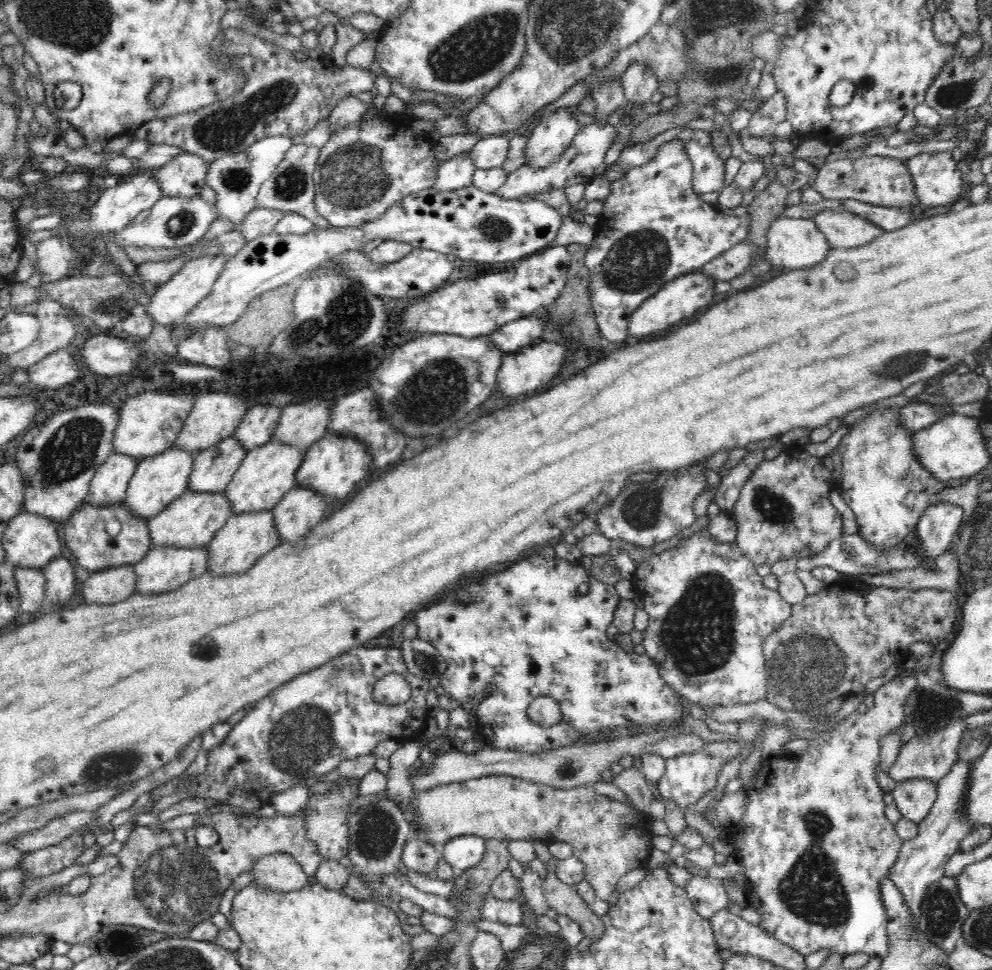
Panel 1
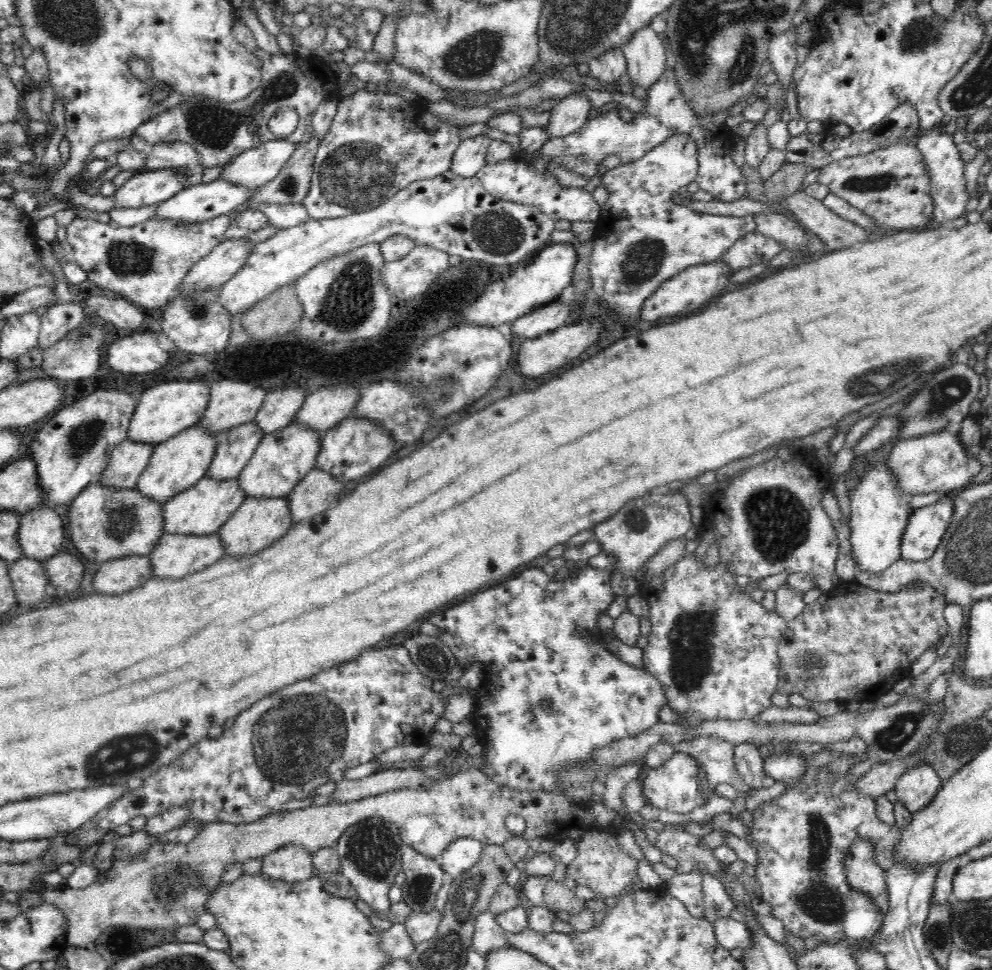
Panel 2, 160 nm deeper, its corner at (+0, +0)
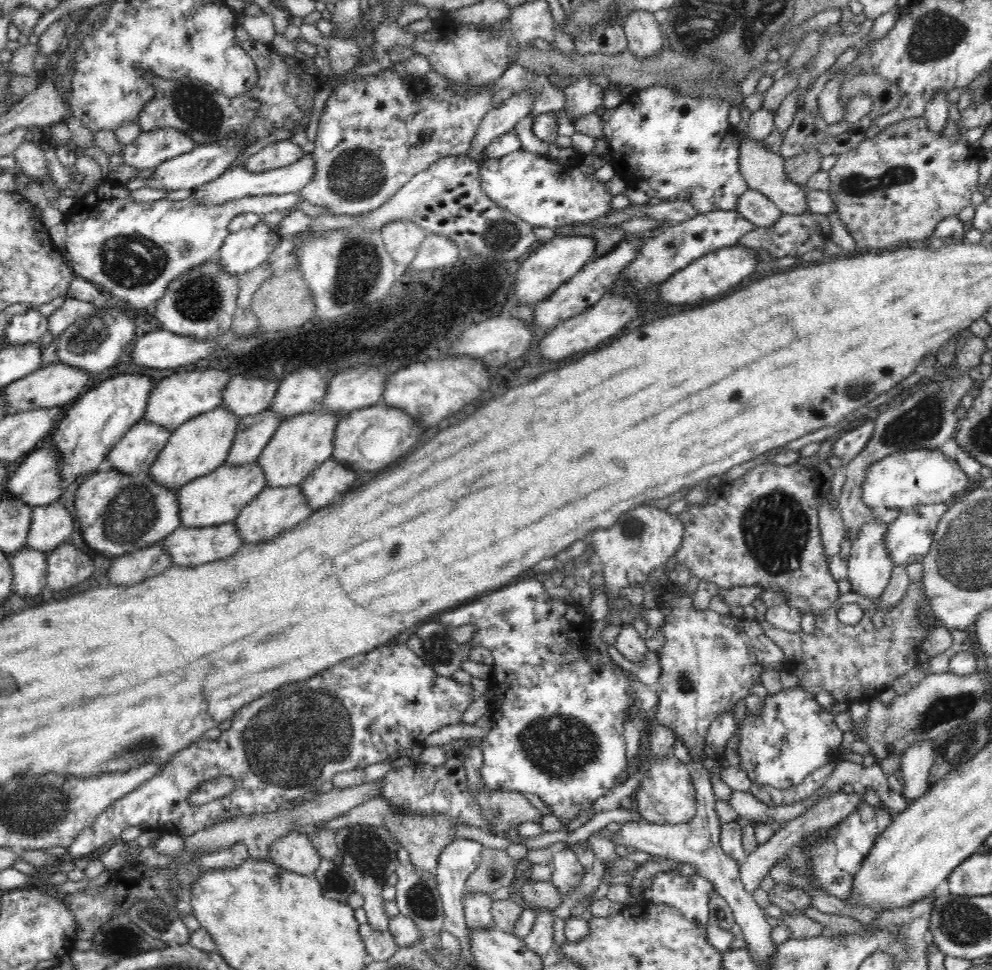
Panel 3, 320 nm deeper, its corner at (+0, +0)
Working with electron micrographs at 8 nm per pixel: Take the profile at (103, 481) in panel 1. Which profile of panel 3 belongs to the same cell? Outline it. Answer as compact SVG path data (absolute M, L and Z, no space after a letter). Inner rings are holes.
M146 419L139 420L112 447L106 466L128 475L149 471L172 431Z

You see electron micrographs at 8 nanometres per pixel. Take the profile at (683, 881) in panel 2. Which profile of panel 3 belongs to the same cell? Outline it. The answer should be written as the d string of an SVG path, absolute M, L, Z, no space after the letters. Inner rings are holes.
M674 870L659 871L655 874L650 887L642 892L642 899L652 904L667 904L677 908L681 915L686 917L700 927L708 925L708 914L710 907L710 892L714 890L714 883L696 872L694 875L685 876Z

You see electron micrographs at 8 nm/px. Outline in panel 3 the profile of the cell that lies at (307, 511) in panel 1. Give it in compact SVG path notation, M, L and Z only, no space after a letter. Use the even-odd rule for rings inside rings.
M332 457L312 470L301 482L300 489L308 505L318 510L339 501L354 486L356 474L344 462Z

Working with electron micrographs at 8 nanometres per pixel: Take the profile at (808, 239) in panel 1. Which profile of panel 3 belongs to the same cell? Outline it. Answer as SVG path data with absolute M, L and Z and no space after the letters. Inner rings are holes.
M750 187L739 196L735 209L746 220L752 222L754 228L770 228L770 226L774 226L783 213L762 192L752 190Z

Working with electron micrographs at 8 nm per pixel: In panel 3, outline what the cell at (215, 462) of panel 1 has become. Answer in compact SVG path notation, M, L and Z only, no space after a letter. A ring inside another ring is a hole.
M270 408L242 417L224 463L242 466L256 461L282 421L282 415L274 413Z

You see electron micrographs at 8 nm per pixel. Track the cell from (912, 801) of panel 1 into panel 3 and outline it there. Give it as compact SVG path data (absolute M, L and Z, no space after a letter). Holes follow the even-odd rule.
M932 739L914 741L901 757L901 772L905 786L902 795L911 802L920 798L929 788L929 774L936 752Z

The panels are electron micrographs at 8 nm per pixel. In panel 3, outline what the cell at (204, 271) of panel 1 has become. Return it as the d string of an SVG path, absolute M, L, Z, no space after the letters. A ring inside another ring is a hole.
M261 219L254 227L230 233L217 260L222 263L224 271L239 277L265 263L280 240L280 235Z

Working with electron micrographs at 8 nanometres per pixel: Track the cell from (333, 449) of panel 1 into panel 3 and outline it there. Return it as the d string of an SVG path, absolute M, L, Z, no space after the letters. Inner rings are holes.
M383 401L349 412L342 416L332 440L334 452L332 457L344 462L357 473L380 470L404 456L420 438L426 428L418 425L418 421L408 413Z

